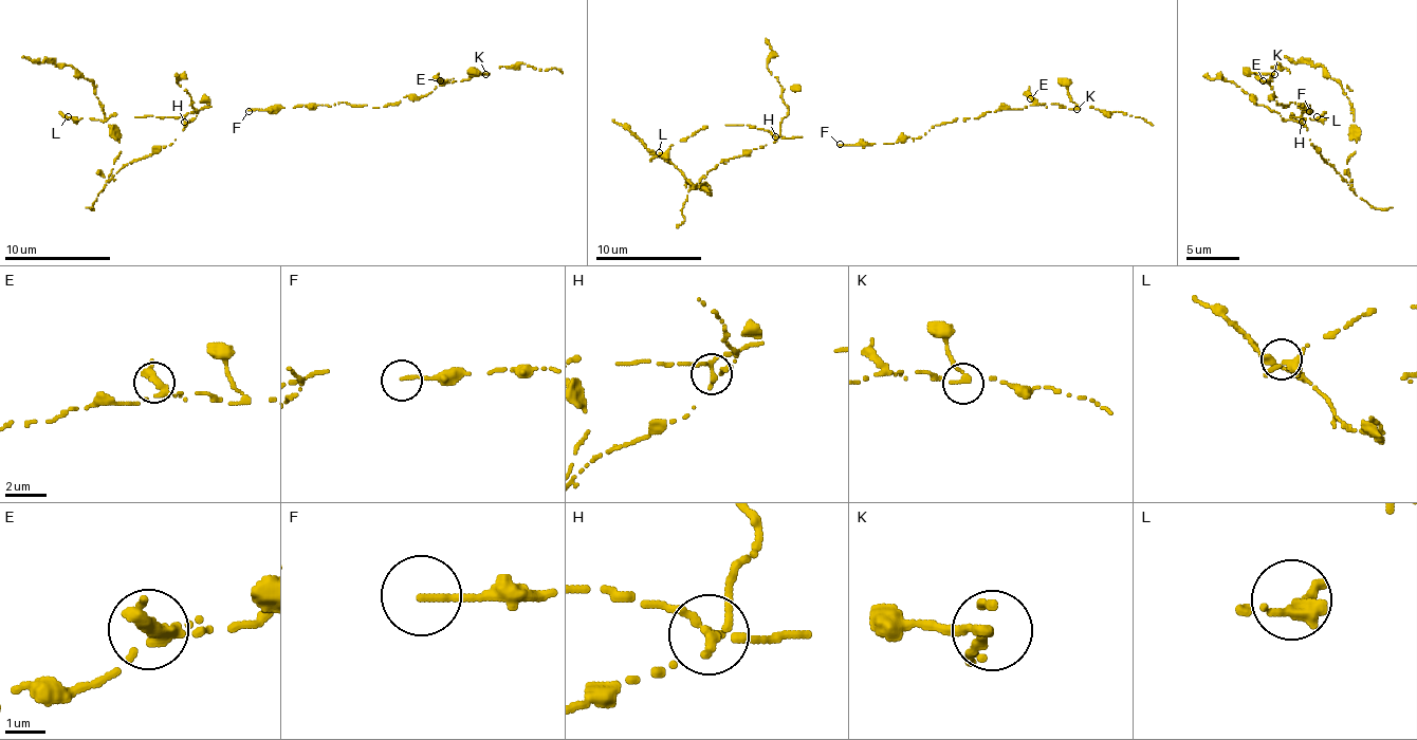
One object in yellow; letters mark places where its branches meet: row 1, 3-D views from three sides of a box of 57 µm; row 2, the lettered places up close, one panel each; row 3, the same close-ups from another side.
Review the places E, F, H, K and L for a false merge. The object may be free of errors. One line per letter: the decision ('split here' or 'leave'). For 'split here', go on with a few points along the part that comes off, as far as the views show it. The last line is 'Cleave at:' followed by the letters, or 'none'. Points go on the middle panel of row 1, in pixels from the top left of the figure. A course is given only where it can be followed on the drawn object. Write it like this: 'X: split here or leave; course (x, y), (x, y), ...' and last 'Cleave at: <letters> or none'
E: leave
F: leave
H: split here; course (775, 136), (738, 158), (722, 160), (698, 184), (703, 181), (712, 189), (709, 191), (696, 189), (613, 121)
K: leave
L: leave
Cleave at: H

